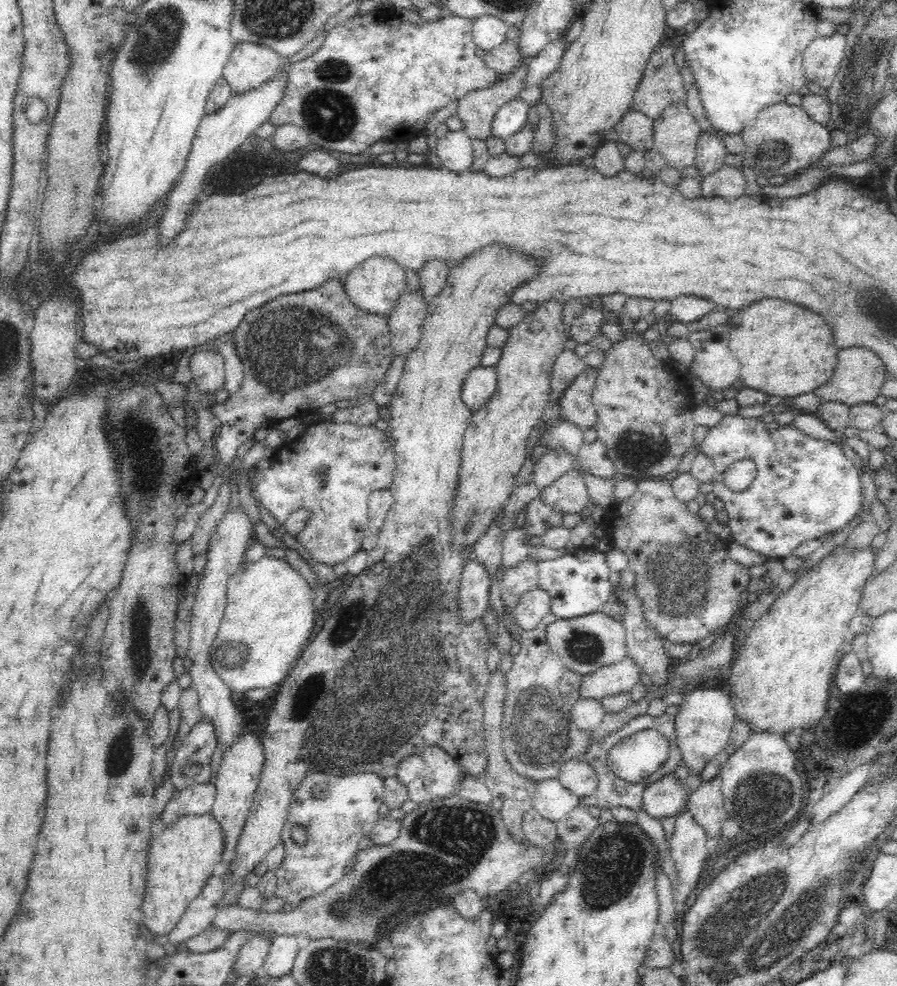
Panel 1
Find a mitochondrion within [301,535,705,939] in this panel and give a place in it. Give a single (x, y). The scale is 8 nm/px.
(450, 840)

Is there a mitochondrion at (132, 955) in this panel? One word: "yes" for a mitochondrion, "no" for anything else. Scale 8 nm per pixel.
no

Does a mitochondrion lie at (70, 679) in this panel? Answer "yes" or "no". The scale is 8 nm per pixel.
no

